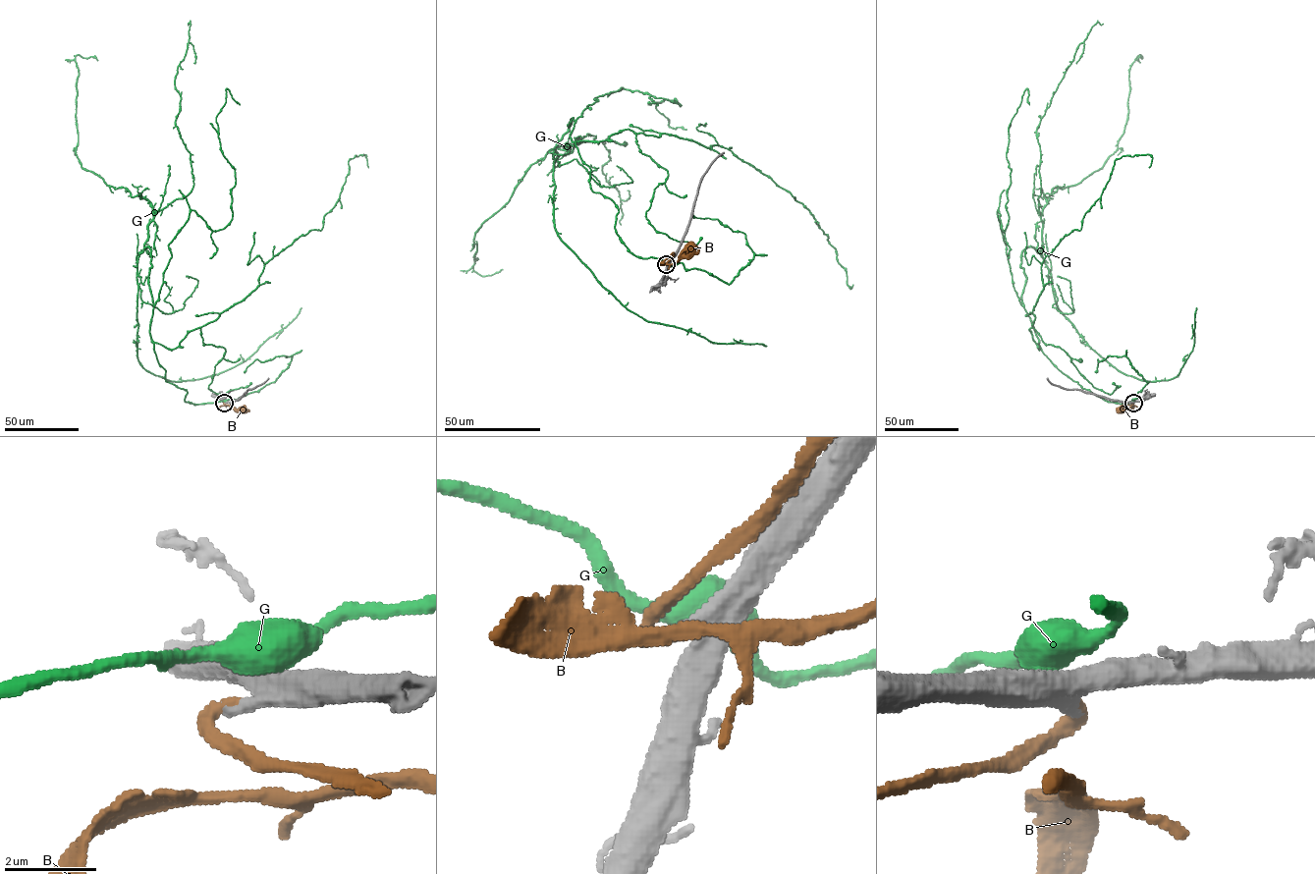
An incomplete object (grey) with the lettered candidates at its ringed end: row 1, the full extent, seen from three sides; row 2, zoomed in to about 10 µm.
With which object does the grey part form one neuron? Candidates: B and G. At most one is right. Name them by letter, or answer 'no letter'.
B

